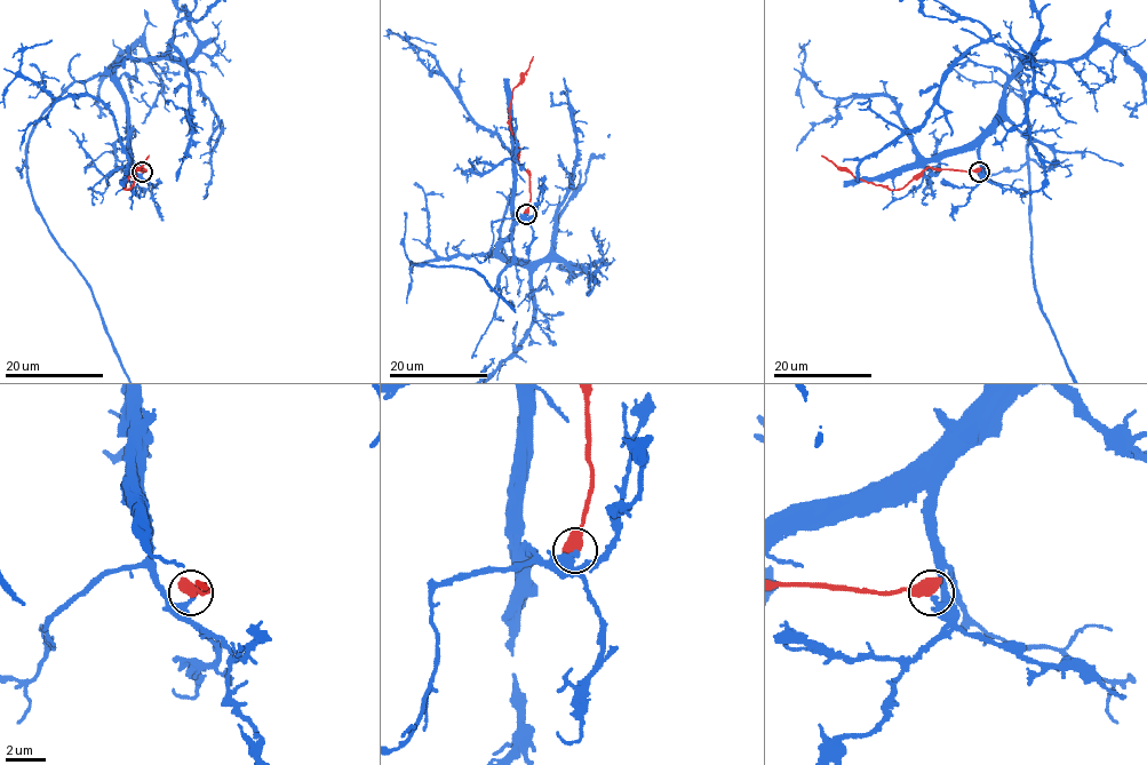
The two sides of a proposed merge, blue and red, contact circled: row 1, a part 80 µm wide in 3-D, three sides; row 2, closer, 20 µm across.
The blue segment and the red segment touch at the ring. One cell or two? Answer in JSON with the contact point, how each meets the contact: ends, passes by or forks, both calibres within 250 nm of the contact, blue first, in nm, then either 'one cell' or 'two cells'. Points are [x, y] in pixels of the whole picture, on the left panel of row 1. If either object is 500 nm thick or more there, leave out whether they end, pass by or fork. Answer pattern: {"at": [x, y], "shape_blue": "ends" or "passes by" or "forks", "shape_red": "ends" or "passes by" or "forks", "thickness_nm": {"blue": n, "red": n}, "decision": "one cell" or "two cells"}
{"at": [142, 172], "thickness_nm": {"blue": 280, "red": 700}, "decision": "two cells"}

